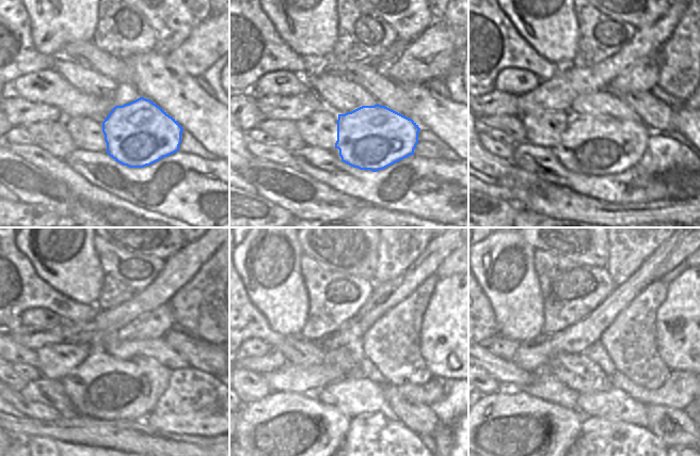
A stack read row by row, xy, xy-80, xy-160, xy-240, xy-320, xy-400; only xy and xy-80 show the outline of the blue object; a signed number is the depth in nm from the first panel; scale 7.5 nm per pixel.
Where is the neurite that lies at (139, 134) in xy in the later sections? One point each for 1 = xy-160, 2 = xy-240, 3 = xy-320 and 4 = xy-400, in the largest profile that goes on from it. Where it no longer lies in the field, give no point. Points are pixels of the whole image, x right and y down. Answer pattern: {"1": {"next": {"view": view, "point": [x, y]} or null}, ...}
{"1": {"next": {"view": "xy-160", "point": [606, 145]}}, "2": {"next": {"view": "xy-240", "point": [130, 389]}}, "3": {"next": {"view": "xy-320", "point": [293, 435]}}, "4": {"next": {"view": "xy-400", "point": [530, 437]}}}

